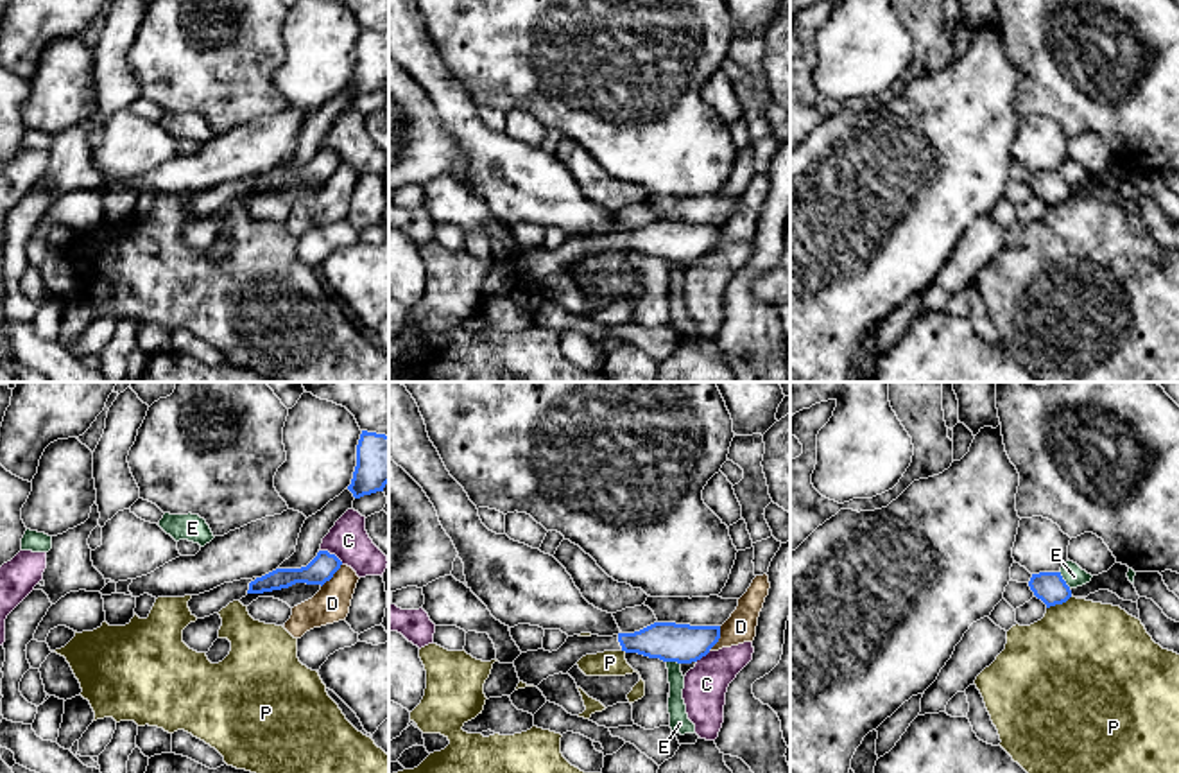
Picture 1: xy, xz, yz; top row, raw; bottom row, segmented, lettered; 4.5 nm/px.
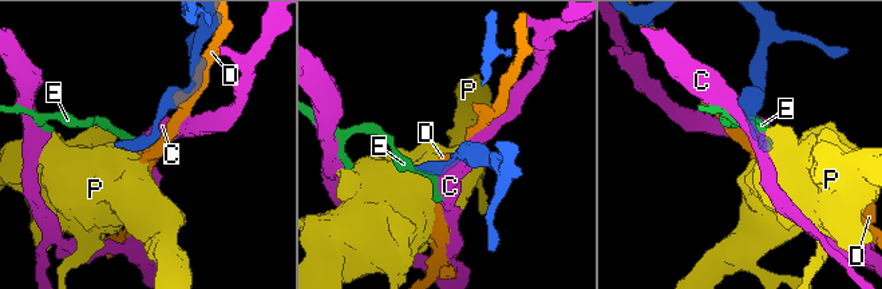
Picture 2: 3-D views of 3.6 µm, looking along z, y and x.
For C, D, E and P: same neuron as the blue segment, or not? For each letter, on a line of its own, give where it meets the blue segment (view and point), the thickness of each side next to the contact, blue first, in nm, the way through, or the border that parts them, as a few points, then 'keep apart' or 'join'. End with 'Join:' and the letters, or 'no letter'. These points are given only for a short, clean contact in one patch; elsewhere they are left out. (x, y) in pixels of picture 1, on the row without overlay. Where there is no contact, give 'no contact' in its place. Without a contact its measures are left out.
C: contact xy (332, 153); calibres 120 and 180 nm; keep apart
D: contact xy (332, 174); calibres 120 and 160 nm; border xy (341, 162), (321, 185); keep apart
E: contact yz (1063, 178); calibres 140 and 90 nm; border yz (1059, 169), (1070, 185); keep apart
P: contact yz (1059, 201); calibres 140 and 480 nm; border yz (1072, 194), (1047, 207); keep apart
Join: no letter

